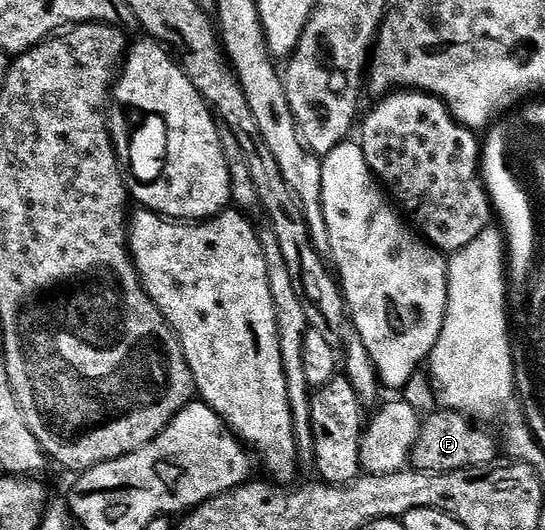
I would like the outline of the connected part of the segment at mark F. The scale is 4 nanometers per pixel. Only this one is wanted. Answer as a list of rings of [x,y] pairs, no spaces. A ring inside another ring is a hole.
[[[437,409],[430,419],[426,418],[421,424],[421,436],[417,438],[417,444],[413,449],[412,464],[416,467],[418,471],[468,471],[471,467],[484,467],[486,465],[492,465],[498,462],[499,455],[497,455],[497,447],[499,451],[499,439],[492,435],[489,431],[484,431],[484,426],[478,425],[474,420],[470,419],[467,415],[460,415],[457,411],[451,411],[448,409]]]

